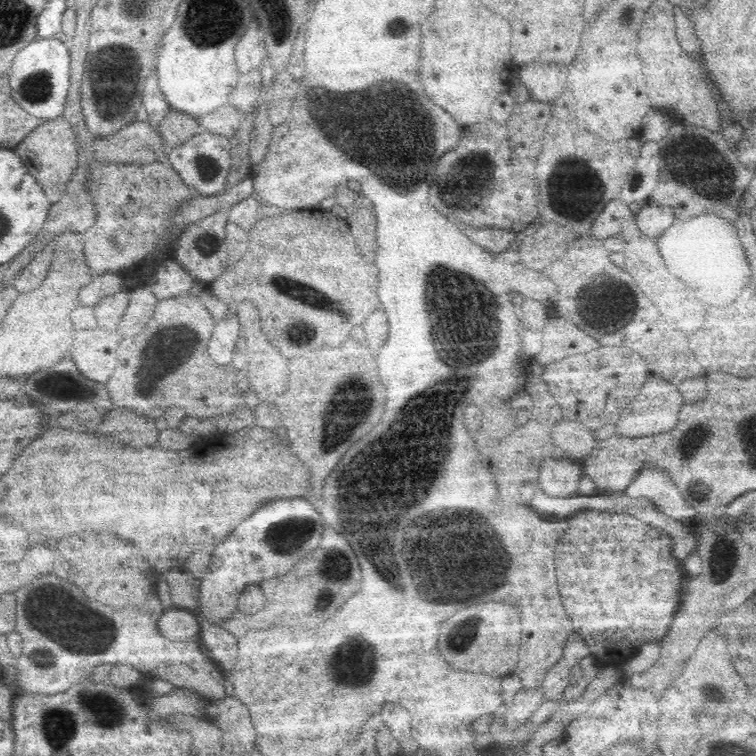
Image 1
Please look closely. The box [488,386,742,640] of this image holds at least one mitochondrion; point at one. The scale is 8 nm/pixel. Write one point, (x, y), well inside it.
(723, 564)

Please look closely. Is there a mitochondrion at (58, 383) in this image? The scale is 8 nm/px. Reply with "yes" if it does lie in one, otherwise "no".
yes

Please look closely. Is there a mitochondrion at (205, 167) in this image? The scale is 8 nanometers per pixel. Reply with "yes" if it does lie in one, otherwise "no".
yes

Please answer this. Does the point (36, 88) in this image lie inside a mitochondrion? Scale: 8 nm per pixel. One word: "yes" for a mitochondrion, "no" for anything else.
yes

